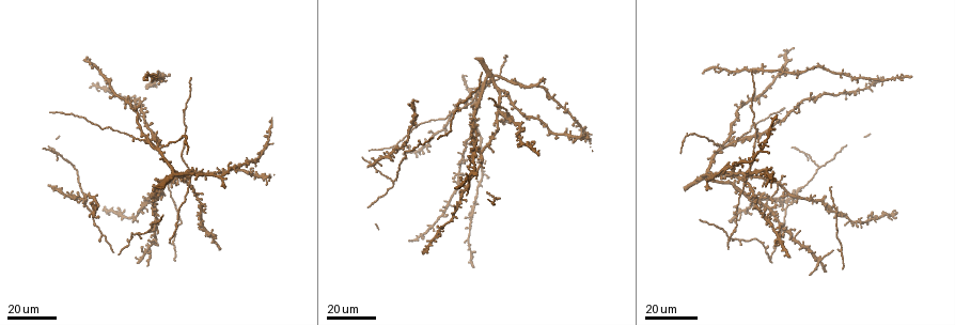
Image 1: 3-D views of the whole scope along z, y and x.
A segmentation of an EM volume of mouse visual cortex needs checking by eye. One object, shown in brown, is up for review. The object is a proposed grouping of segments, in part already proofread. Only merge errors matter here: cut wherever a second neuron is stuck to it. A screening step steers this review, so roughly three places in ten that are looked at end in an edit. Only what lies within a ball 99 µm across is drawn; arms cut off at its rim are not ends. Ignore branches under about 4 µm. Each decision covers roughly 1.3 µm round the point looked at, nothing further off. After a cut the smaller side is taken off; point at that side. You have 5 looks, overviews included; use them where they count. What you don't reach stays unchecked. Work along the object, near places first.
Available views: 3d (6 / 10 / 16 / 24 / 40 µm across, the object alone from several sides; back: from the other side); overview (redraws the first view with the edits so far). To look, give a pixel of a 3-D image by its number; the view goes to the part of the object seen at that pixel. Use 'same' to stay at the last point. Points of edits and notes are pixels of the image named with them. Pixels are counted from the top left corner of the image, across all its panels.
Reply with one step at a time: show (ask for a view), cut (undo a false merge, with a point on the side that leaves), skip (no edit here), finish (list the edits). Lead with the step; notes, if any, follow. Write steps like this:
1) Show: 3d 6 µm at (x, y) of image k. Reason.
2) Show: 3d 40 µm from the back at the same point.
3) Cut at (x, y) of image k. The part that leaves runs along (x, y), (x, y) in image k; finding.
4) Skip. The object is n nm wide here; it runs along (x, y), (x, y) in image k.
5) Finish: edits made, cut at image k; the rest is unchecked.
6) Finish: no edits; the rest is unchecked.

Show: 3d 24 µm at (392, 182) of image 1. Three arms meet.

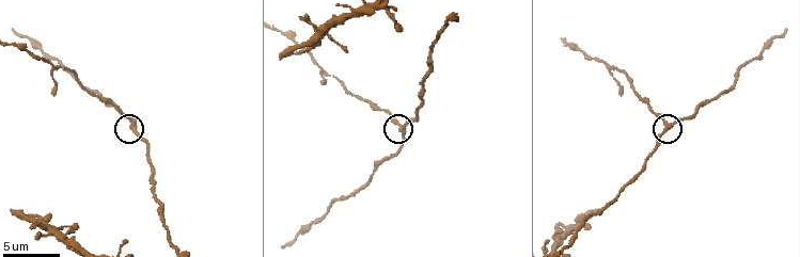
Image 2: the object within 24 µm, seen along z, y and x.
Show: 3d 6 µm at (669, 126) of image 2. Closer look.

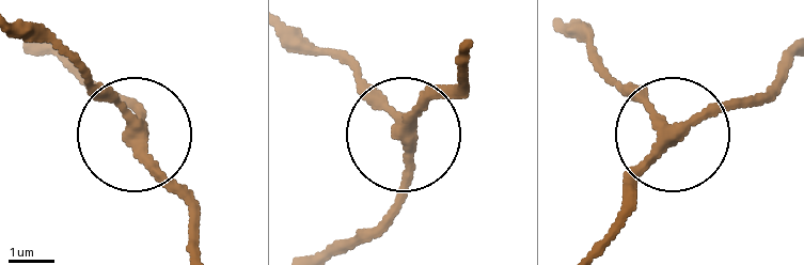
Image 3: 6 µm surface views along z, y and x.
Skip. The object is 250 nm wide here; it runs along (593, 246), (665, 142), (661, 119), (596, 65) in image 3; continuous, no second neuron.

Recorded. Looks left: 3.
Show: 3d 16 µm at (741, 134) of image 1. Thick turns thin.

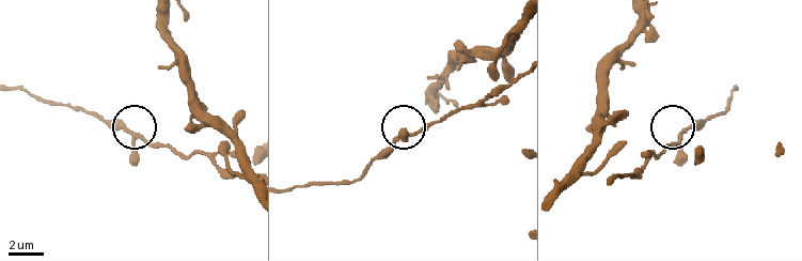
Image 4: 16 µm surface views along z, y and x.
Show: 3d 6 µm at (682, 138) of image 4.

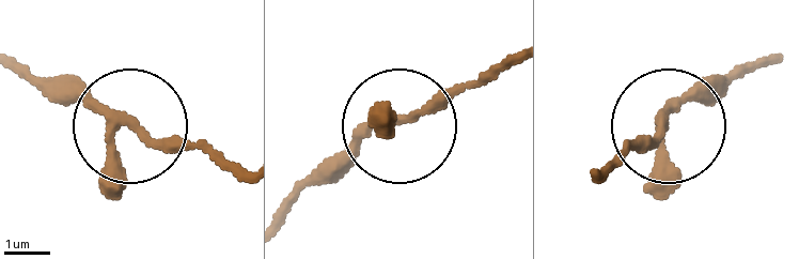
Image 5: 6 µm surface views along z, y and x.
Skip. It runs along (241, 178), (196, 147), (58, 93), (28, 66) in image 5; continuous, no second neuron.

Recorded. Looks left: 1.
Finish: no edits; the rest is unchecked.

